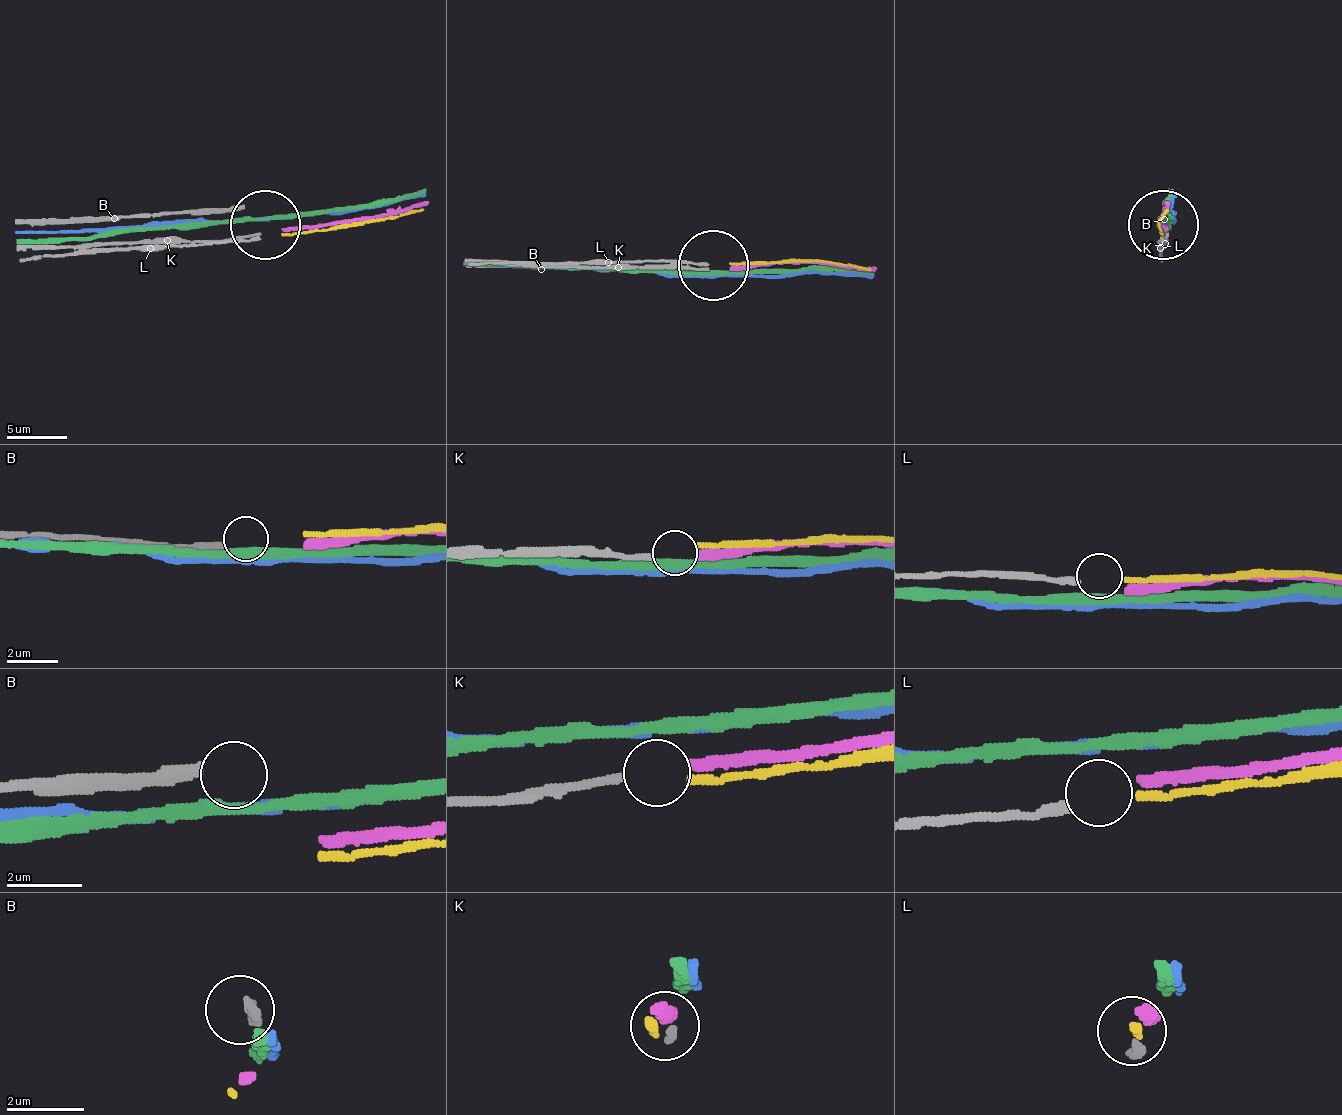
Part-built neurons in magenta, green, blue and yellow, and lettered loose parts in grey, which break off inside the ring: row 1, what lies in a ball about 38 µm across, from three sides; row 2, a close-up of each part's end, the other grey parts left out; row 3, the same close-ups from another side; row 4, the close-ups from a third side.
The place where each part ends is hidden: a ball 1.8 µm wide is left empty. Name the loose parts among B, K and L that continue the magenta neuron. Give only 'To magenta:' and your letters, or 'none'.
To magenta: K

